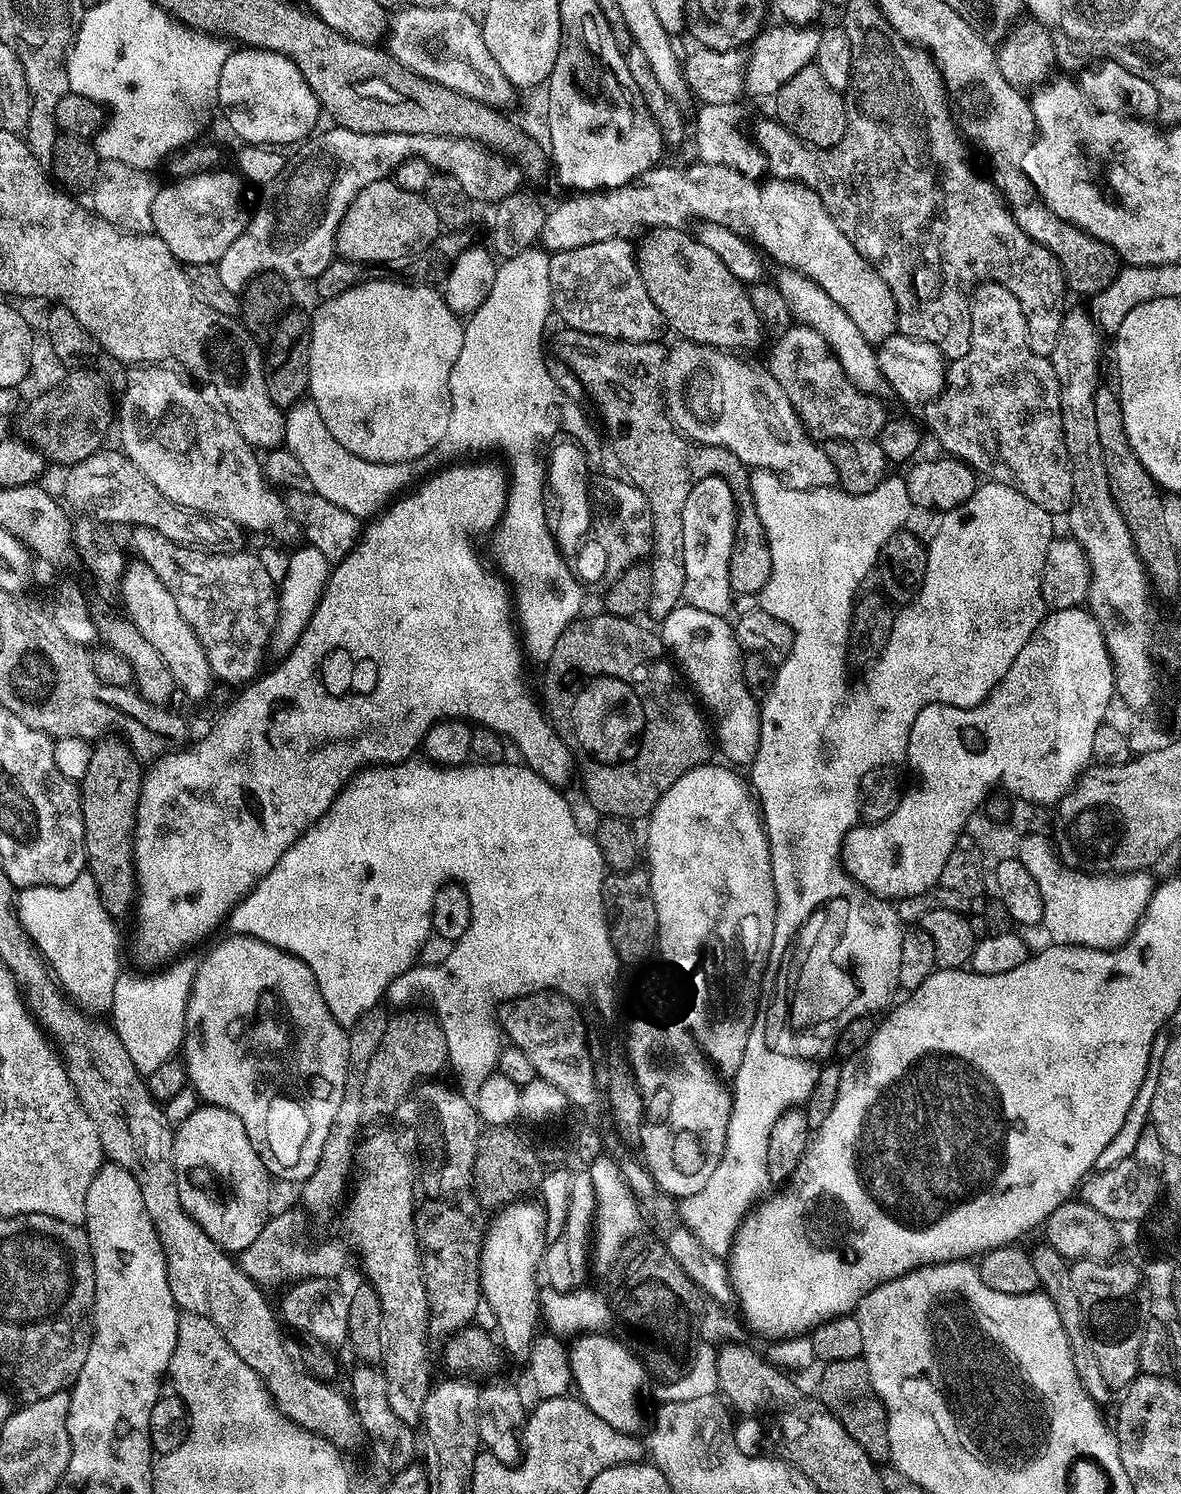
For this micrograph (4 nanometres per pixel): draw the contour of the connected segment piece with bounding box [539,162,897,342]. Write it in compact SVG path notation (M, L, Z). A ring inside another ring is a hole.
M695 162L689 168L664 168L657 166L643 172L630 184L620 188L610 188L598 192L583 192L572 194L569 200L564 200L556 209L549 211L544 217L544 225L540 231L539 243L549 253L562 250L574 250L578 246L590 246L590 242L606 242L607 240L632 240L635 232L659 230L661 228L684 228L687 220L700 220L709 224L724 224L725 227L750 238L751 243L765 257L773 256L778 263L784 264L785 269L800 272L801 275L813 280L834 300L850 317L854 326L862 330L862 334L870 342L879 342L897 331L896 307L894 298L876 273L875 268L854 250L854 246L838 230L834 218L822 206L812 188L798 184L794 180L769 179L769 184L747 180L740 172L721 164L705 164Z

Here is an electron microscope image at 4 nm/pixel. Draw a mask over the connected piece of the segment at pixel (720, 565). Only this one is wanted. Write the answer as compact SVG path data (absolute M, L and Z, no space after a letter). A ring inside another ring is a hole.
M707 476L690 490L682 506L683 599L706 614L724 616L732 607L732 547L736 537L736 499L722 476Z

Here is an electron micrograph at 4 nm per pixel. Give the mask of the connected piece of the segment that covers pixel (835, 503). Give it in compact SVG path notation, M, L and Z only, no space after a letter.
M757 468L750 475L750 490L754 498L754 506L758 510L758 518L762 518L762 526L766 530L766 538L770 542L770 582L759 594L759 611L770 614L778 622L787 626L792 633L792 645L788 647L786 655L779 661L772 677L772 689L770 694L763 697L760 704L760 741L756 757L752 759L750 771L750 788L758 801L760 815L764 826L764 832L768 836L768 849L770 850L770 862L772 863L772 881L776 891L776 921L774 922L774 942L773 946L784 946L788 936L796 936L796 932L820 932L822 930L822 914L828 910L832 904L852 904L856 908L856 922L858 922L858 956L860 964L834 964L850 982L854 988L854 994L850 1002L844 1006L844 1021L849 1026L856 1024L859 1016L864 1016L867 1012L876 1012L879 1008L889 1007L888 999L892 996L892 991L897 991L900 979L898 978L898 962L902 962L902 938L905 929L902 927L895 907L881 896L875 896L870 890L866 890L857 882L849 872L844 869L844 863L840 860L840 851L844 845L846 834L851 828L857 827L860 820L860 783L862 778L870 770L875 768L887 768L896 766L907 757L908 754L908 735L910 726L914 726L914 718L918 718L918 710L922 710L931 704L949 704L959 708L973 708L978 706L1002 682L1006 670L1014 666L1014 658L1018 658L1018 650L1030 642L1034 630L1043 622L1046 609L1042 598L1042 570L1046 566L1046 550L1054 538L1052 532L1053 513L1042 510L1026 494L1022 494L1019 488L1010 484L998 484L995 482L981 483L954 510L943 513L939 517L940 533L932 540L932 548L927 549L928 561L926 562L926 574L924 575L924 585L909 604L903 605L892 617L892 629L888 635L888 641L884 647L879 649L876 661L864 672L864 677L857 684L848 681L848 644L850 648L850 633L852 631L852 606L861 591L860 583L868 576L868 571L877 567L880 559L882 546L896 532L905 527L908 520L908 508L910 501L904 476L885 475L884 479L874 490L866 494L850 494L841 490L839 487L831 488L794 488L785 482L774 472L768 472L765 468Z

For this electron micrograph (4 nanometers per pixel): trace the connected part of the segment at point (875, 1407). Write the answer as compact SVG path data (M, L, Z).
M863 1359L858 1360L830 1360L823 1365L824 1373L820 1376L820 1392L818 1398L828 1407L830 1414L842 1422L846 1434L866 1450L871 1460L886 1462L892 1460L890 1454L890 1438L888 1437L888 1411L884 1403L876 1397L872 1389L868 1367Z

